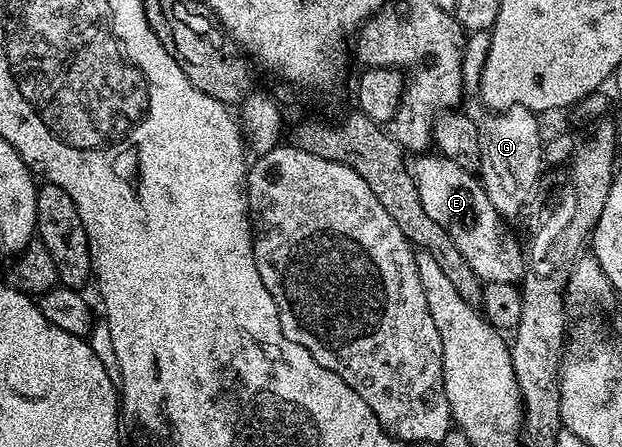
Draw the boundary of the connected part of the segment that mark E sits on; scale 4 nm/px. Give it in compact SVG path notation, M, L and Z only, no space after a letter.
M439 154L417 155L411 161L410 167L414 182L418 186L418 198L422 202L422 210L426 210L426 214L430 214L430 218L434 218L434 222L438 222L438 226L442 226L442 230L446 230L446 234L450 234L454 246L458 246L462 258L466 258L470 270L474 270L474 274L478 274L480 281L490 284L516 284L523 281L524 253L521 241L519 239L516 241L504 229L505 221L498 210L491 205L481 181L473 173L462 170L462 166L458 166L458 162L450 162L445 156Z

